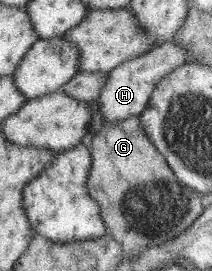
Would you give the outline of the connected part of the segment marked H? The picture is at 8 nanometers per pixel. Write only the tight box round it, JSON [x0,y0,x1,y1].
[98,41,188,124]

